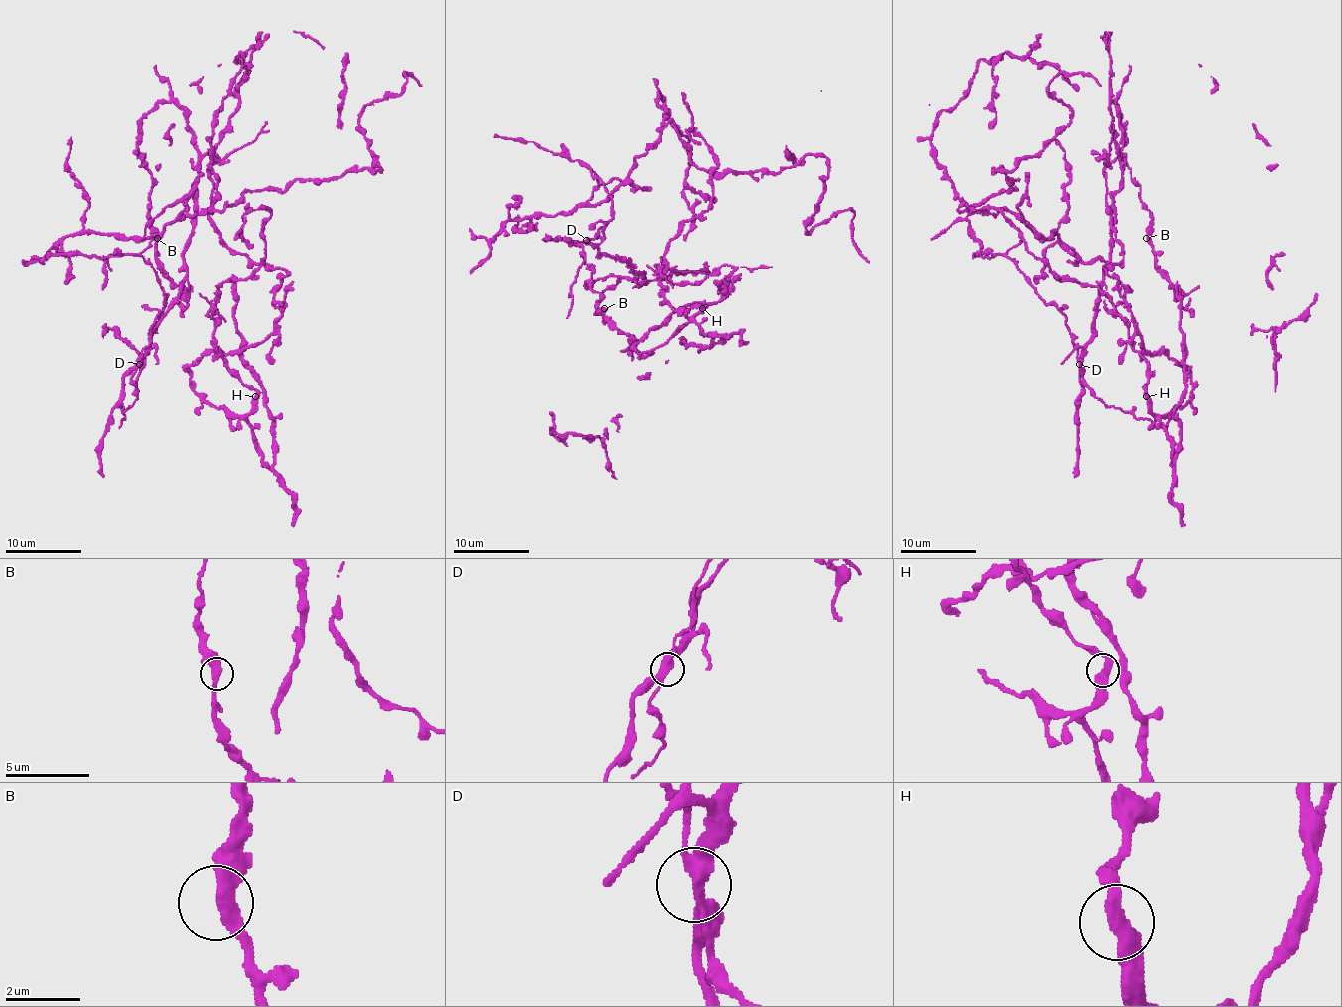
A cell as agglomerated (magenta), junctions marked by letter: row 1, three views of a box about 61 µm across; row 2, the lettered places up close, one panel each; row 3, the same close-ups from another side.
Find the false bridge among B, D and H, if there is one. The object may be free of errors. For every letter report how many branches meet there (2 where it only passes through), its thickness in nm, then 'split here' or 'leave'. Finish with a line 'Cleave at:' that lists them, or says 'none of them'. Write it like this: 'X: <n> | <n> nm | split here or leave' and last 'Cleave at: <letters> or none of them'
B: 2 | 440 nm | leave
D: 2 | 440 nm | split here
H: 2 | 440 nm | leave
Cleave at: D

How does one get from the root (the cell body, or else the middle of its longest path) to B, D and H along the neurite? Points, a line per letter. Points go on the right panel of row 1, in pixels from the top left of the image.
B: (1154, 353), (1105, 270), (1124, 257), (1105, 180), (1122, 147), (1114, 102), (1146, 238)
D: (1154, 353), (1105, 270), (1124, 257), (1105, 180), (1116, 153), (1112, 249), (1078, 364)
H: (1154, 353), (1165, 351), (1190, 374), (1191, 394), (1180, 408), (1163, 415), (1150, 410), (1146, 396)

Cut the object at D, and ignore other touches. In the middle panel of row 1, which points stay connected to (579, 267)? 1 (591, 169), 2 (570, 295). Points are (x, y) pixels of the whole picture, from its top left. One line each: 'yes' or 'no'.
1: yes
2: yes

